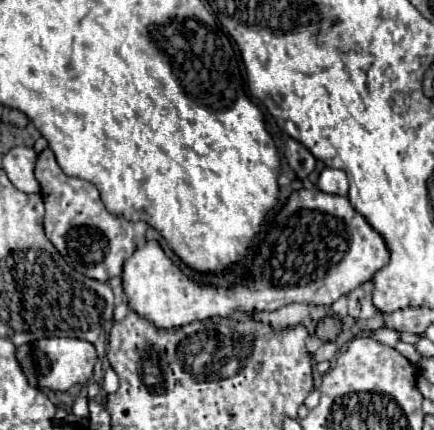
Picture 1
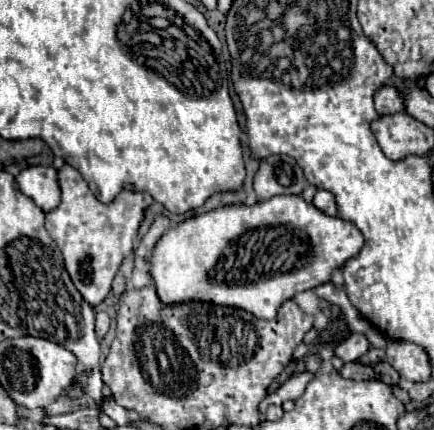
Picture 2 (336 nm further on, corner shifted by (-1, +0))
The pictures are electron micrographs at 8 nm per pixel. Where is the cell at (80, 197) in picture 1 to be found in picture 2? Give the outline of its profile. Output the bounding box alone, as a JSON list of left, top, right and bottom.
[45,163,153,307]

